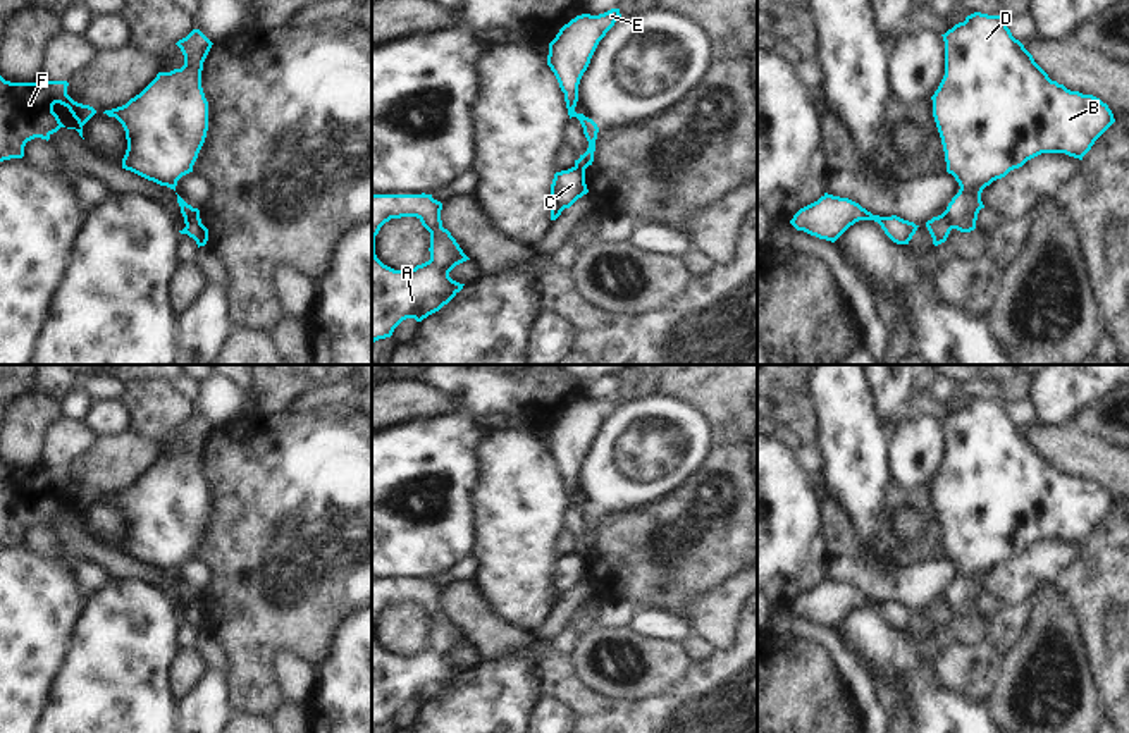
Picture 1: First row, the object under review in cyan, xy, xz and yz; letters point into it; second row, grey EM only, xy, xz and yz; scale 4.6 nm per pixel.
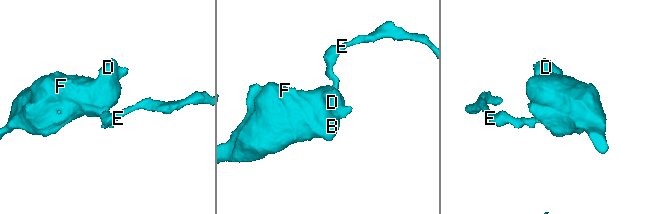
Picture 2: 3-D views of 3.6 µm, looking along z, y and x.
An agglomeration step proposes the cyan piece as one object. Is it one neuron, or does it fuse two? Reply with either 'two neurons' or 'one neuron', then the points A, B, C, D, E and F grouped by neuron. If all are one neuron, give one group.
two neurons | A B C D F / E

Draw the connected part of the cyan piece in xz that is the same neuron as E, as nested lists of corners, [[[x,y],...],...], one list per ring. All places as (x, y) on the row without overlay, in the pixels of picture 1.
[[[611,394],[599,401],[577,401],[564,410],[556,423],[549,428],[547,451],[554,458],[559,473],[564,478],[570,504],[577,502],[580,506],[583,520],[589,527],[587,537],[575,545],[577,554],[585,556],[589,551],[592,551],[599,518],[599,513],[592,504],[575,497],[578,487],[578,470],[599,427],[618,404],[621,404],[620,394]]]

